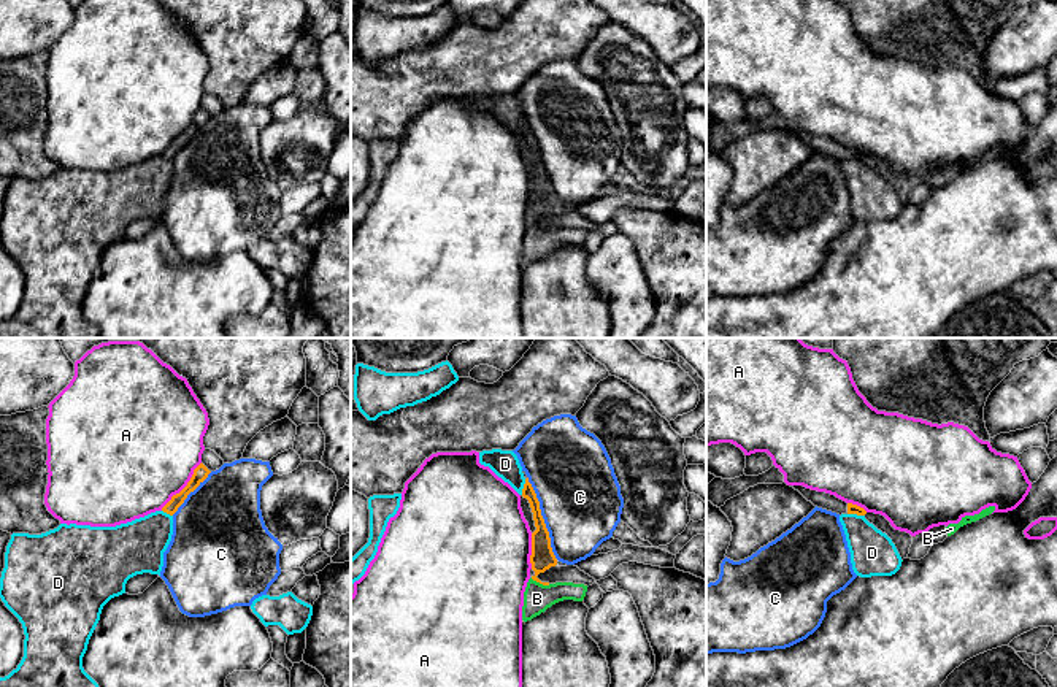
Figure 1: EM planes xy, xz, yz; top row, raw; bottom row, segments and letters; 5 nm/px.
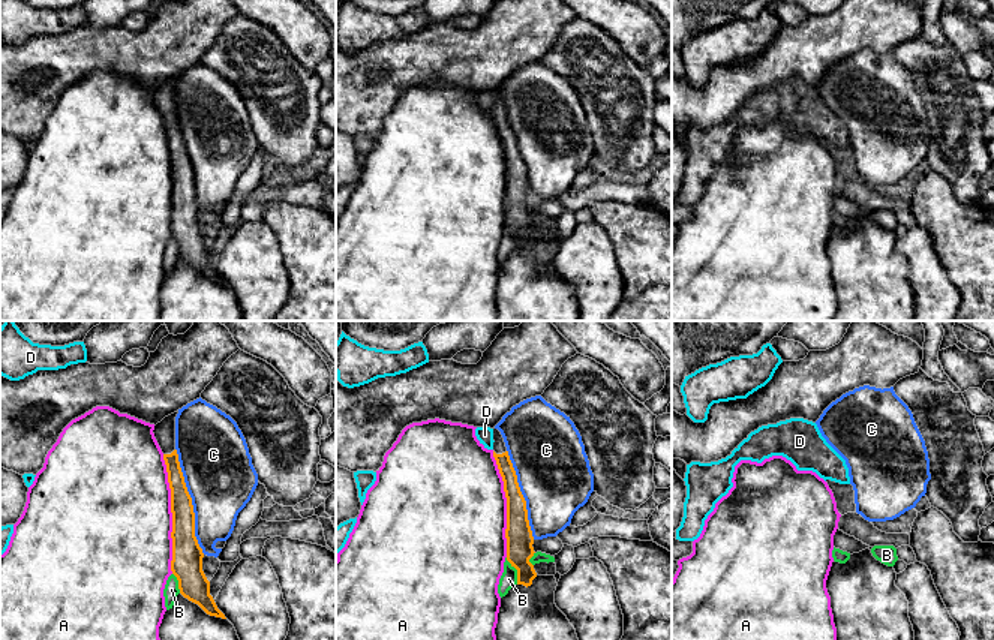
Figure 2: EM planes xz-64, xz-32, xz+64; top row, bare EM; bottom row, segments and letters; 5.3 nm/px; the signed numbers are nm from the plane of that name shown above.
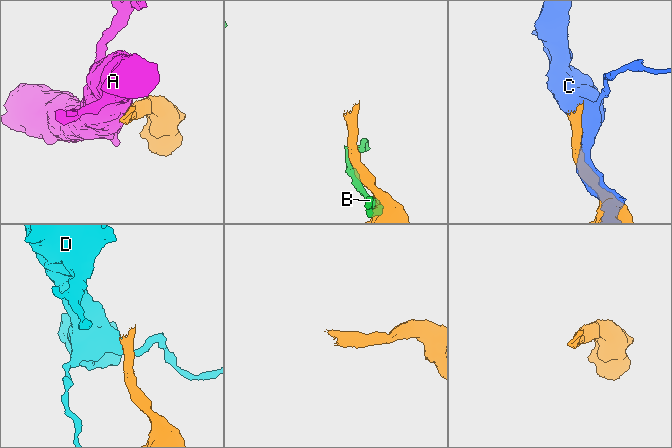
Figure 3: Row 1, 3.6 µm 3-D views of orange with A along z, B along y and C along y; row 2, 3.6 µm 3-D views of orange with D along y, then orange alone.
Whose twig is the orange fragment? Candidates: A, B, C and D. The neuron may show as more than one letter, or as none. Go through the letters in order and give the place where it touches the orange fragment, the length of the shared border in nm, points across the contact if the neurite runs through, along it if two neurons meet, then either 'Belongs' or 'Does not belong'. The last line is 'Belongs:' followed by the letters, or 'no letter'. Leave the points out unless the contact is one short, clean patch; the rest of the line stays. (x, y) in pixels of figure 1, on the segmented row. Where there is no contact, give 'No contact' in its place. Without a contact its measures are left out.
A: Touches orange at xy (184, 487). Shared border 320 nm. Does not belong
B: Touches orange at xz (540, 583). Shared border 110 nm. Does not belong
C: Touches orange at xz (541, 518). Shared border 460 nm. Does not belong
D: Touches orange at yz (856, 513). Shared border 90 nm. Boundary: yz (848, 513), (864, 516). Does not belong
Belongs: no letter

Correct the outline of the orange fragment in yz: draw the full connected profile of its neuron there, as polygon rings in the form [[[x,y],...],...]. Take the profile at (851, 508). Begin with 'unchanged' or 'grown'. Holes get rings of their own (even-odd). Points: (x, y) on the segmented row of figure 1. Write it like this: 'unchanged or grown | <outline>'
grown | [[[790,486],[795,490],[798,490],[808,501],[811,501],[814,506],[836,512],[836,514],[857,514],[857,516],[865,516],[867,511],[857,505],[846,503],[835,495],[825,493],[825,492],[817,492],[806,489],[803,486]]]

